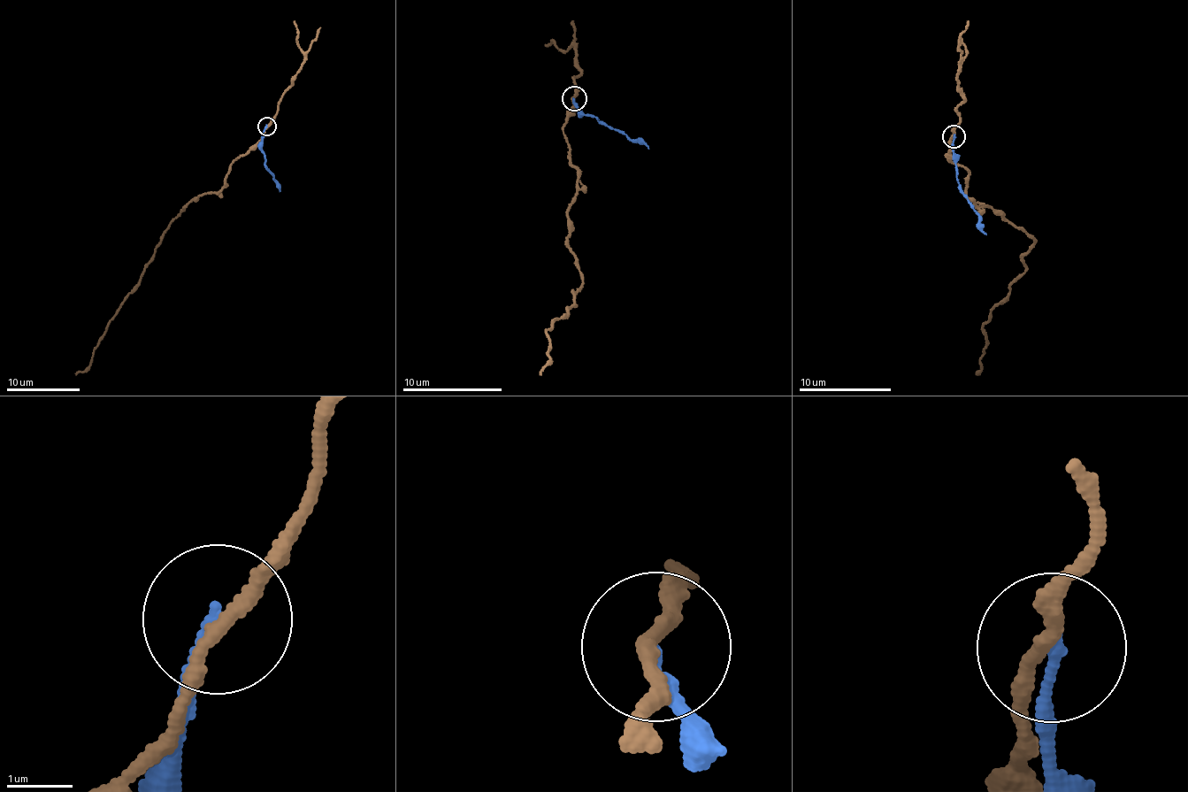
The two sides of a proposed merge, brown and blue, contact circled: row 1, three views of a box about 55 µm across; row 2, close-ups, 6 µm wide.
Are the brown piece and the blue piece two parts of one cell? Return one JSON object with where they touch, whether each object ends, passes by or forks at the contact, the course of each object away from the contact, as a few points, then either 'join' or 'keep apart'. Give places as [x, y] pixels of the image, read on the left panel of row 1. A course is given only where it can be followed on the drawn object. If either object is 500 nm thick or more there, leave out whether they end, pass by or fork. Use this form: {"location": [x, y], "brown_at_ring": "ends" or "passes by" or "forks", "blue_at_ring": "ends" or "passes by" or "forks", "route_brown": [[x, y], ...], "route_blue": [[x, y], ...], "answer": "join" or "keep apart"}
{"location": [266, 126], "brown_at_ring": "passes by", "blue_at_ring": "ends", "route_brown": [[266, 126], [252, 149], [231, 164], [226, 184], [196, 196], [172, 221], [108, 325], [90, 365], [74, 373]], "route_blue": [[265, 126], [262, 138], [264, 166], [279, 192]], "answer": "keep apart"}

